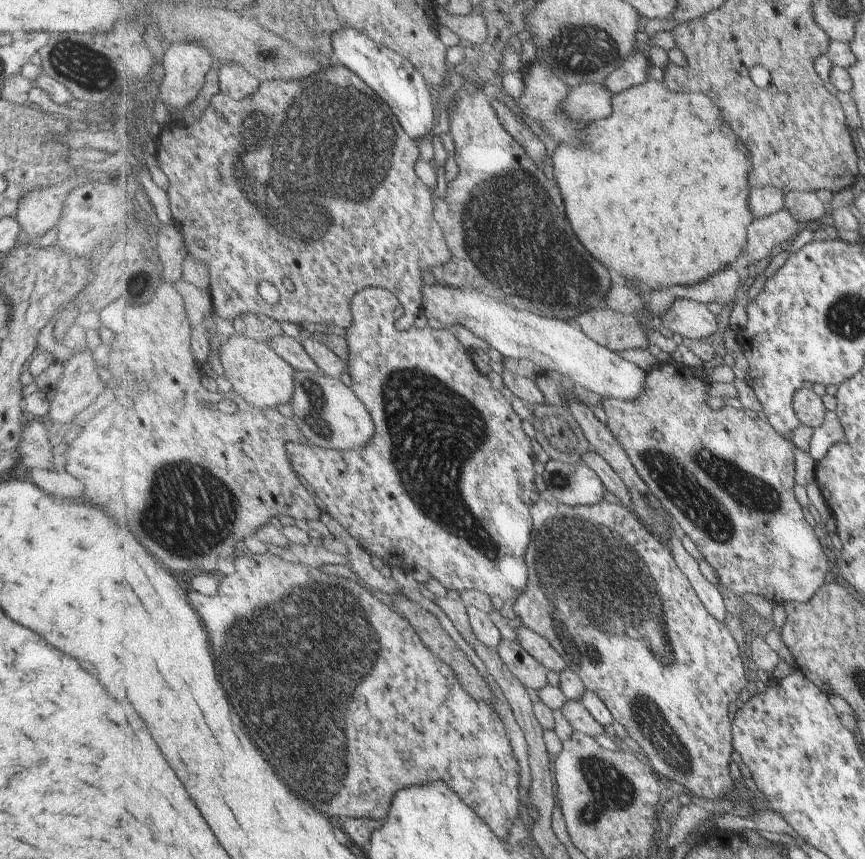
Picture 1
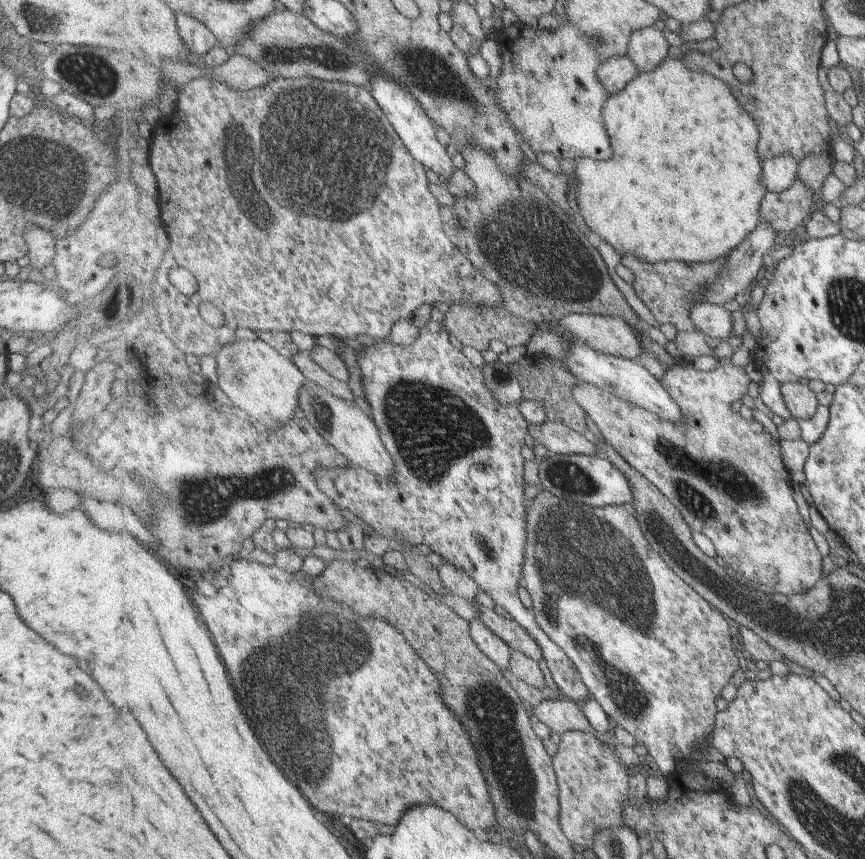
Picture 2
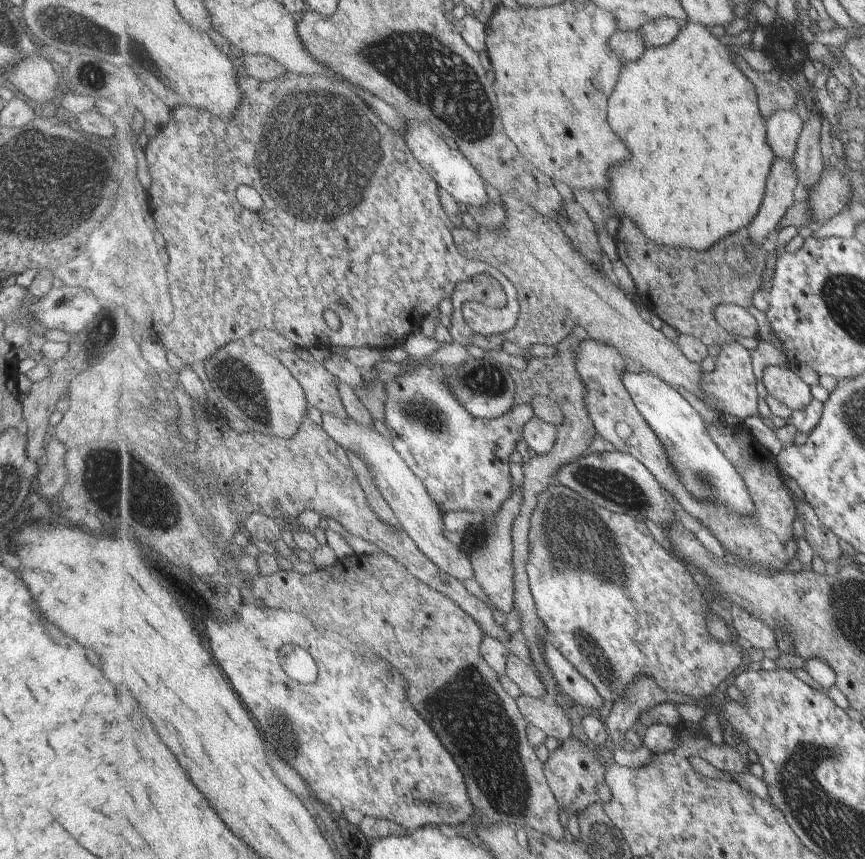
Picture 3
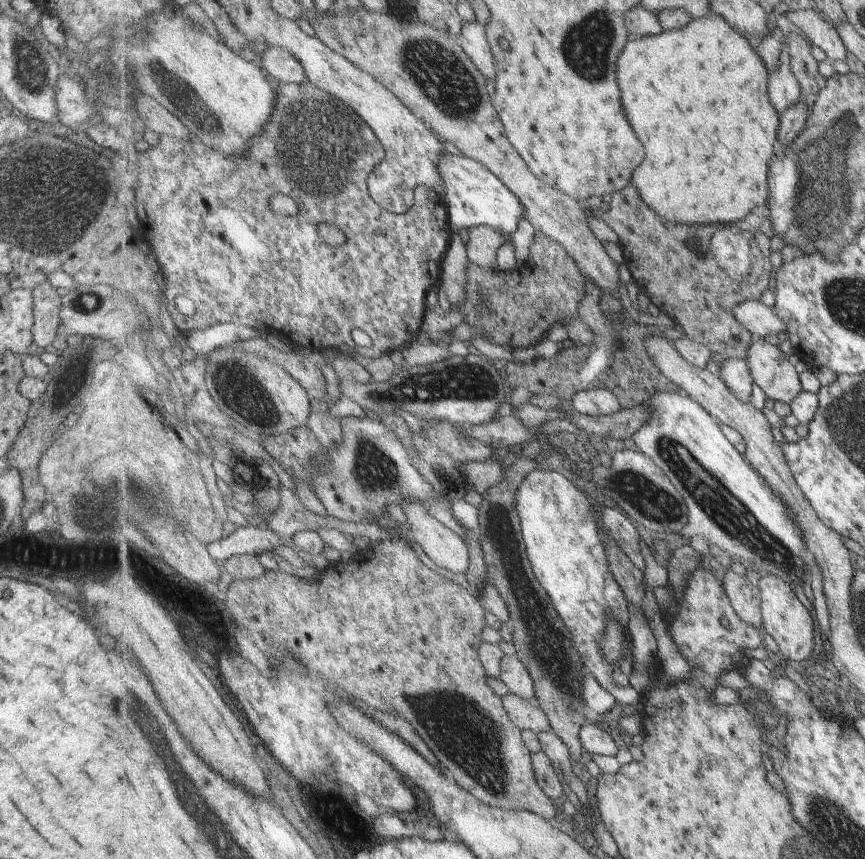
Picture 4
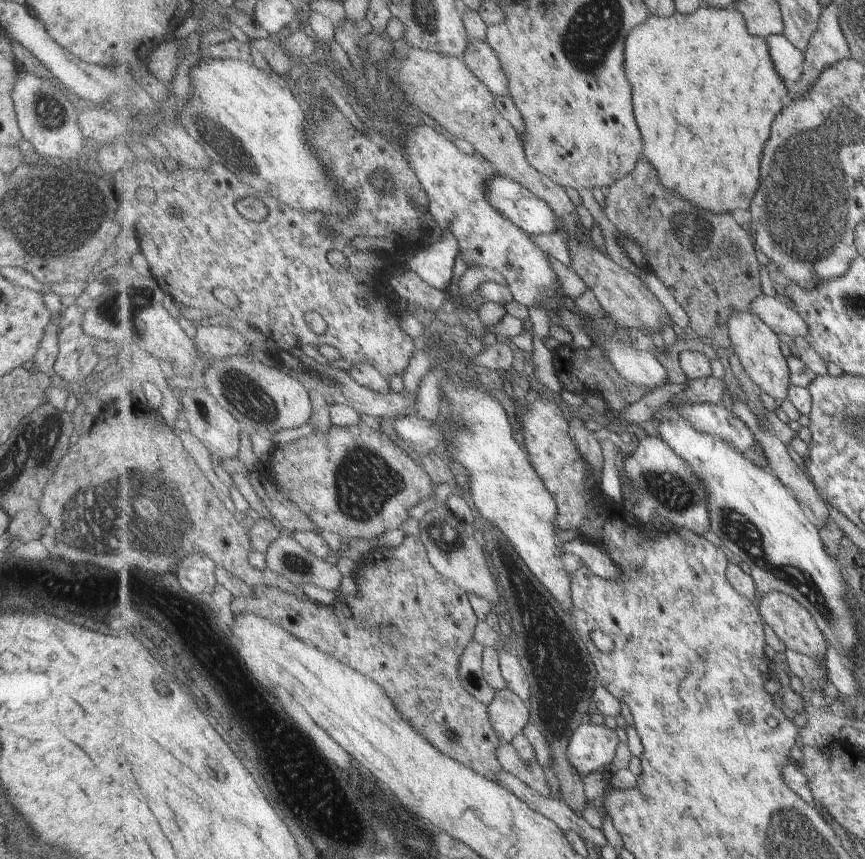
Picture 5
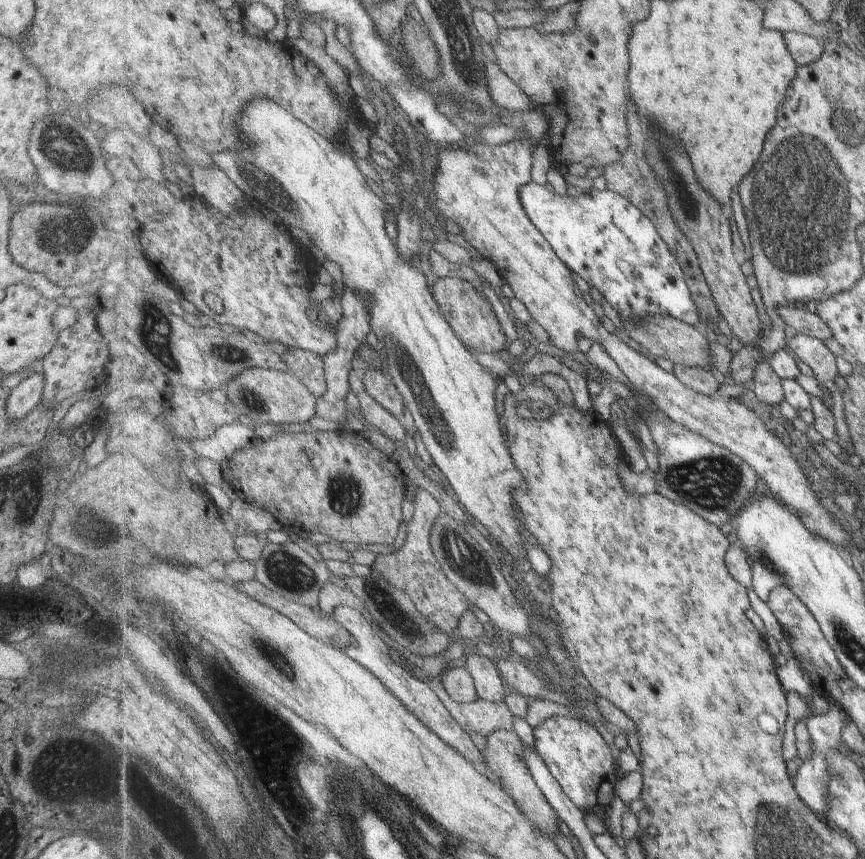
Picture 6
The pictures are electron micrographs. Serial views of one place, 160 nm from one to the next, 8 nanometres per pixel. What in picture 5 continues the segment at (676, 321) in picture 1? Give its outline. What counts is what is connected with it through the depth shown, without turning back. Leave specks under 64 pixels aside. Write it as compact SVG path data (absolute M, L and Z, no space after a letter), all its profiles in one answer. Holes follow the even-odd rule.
M763 295L752 302L750 310L762 318L777 334L804 336L806 324L798 314L777 300L776 296Z

